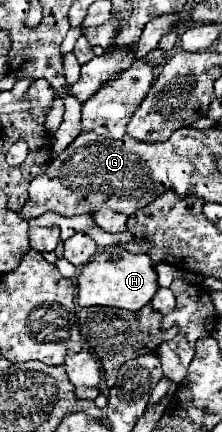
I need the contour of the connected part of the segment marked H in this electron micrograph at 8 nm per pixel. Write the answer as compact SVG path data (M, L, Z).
M120 245L106 247L96 253L82 269L78 277L78 305L80 307L118 307L128 311L142 309L158 291L156 269L152 267L150 257L132 255Z

